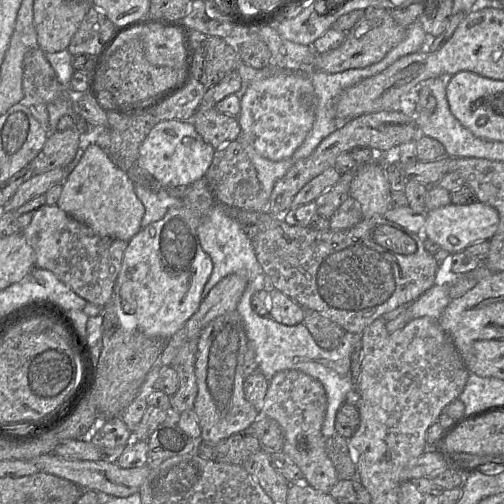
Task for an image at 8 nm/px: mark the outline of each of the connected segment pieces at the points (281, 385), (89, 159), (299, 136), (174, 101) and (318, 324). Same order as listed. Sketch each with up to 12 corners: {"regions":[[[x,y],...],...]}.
{"regions":[[[297,370],[269,380],[261,415],[283,429],[282,452],[304,483],[339,478],[325,450],[327,395]],[[95,143],[62,182],[57,207],[129,242],[145,208]],[[309,76],[250,83],[237,120],[255,151],[291,157],[315,120]],[[192,78],[150,113],[159,121],[192,121],[206,90]],[[313,310],[303,323],[317,345],[336,349],[346,334],[340,325]]]}

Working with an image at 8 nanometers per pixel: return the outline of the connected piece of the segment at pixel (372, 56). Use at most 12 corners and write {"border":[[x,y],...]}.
{"border":[[367,8],[314,69],[338,73],[382,60],[406,35],[391,10]]}

